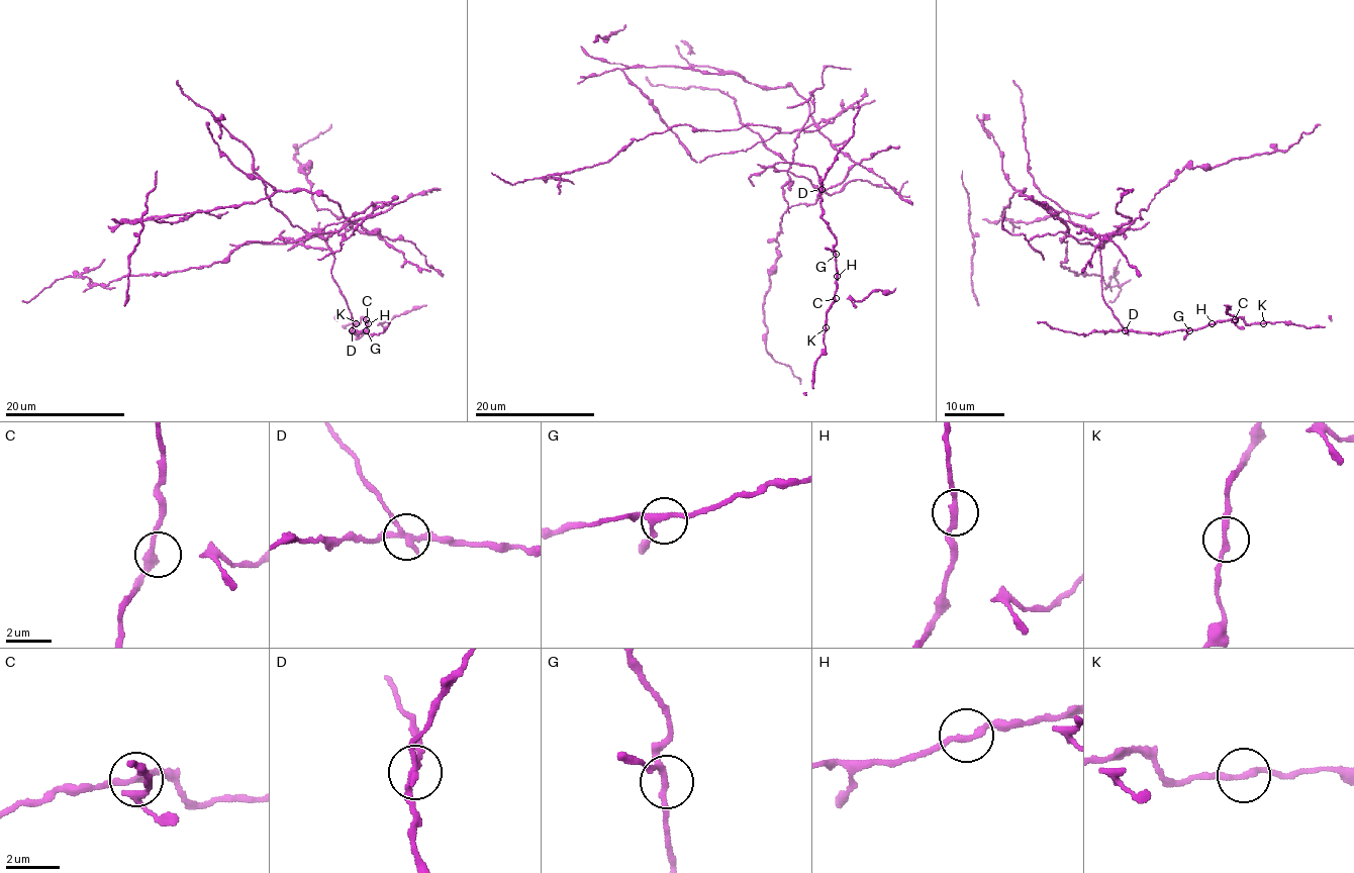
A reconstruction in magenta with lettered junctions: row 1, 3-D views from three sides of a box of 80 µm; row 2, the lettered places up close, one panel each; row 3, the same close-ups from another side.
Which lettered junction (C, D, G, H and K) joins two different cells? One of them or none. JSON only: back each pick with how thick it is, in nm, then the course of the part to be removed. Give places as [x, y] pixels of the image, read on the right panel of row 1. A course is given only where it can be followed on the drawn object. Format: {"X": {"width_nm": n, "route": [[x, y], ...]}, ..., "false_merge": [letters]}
{"D": {"width_nm": 240, "route": [[1126, 330], [1101, 293], [1097, 238], [1068, 236], [1067, 224], [1024, 190], [1002, 210], [1014, 221], [1098, 211]]}, "false_merge": ["D"]}

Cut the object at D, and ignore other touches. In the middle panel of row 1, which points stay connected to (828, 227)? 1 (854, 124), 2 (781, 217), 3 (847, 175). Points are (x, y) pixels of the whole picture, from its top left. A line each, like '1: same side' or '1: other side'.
1: same side
2: same side
3: same side

